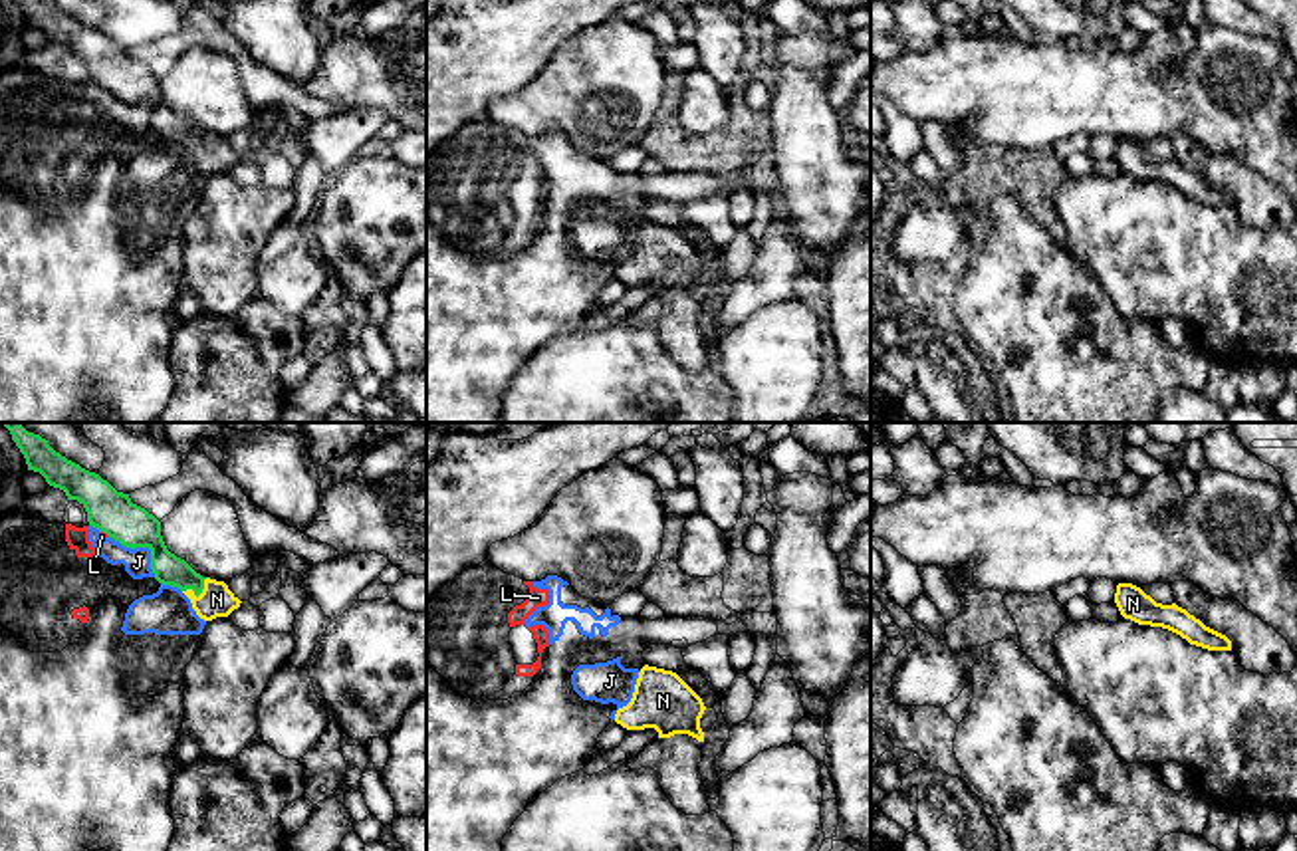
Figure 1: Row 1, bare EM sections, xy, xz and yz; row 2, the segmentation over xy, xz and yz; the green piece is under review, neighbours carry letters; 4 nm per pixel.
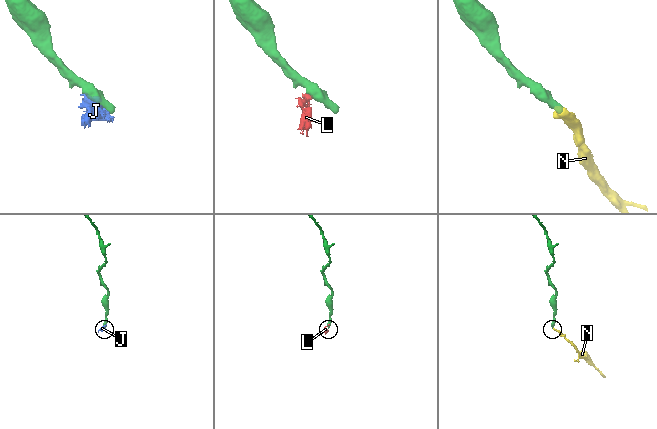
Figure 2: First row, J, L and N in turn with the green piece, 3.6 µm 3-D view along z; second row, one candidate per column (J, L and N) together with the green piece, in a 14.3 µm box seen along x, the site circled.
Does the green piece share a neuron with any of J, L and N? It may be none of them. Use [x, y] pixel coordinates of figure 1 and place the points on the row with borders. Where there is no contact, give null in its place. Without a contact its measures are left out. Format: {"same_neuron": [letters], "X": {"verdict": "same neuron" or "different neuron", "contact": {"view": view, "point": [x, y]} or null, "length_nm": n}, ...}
{"same_neuron": ["N"], "J": {"verdict": "different neuron", "contact": {"view": "xy", "point": [141, 546]}, "length_nm": 260}, "L": {"verdict": "different neuron", "contact": {"view": "xy", "point": [106, 532]}, "length_nm": 40}, "N": {"verdict": "same neuron", "contact": {"view": "xy", "point": [199, 594]}, "length_nm": 120}}

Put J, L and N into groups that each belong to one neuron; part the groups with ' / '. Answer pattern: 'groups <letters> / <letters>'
groups J L / N

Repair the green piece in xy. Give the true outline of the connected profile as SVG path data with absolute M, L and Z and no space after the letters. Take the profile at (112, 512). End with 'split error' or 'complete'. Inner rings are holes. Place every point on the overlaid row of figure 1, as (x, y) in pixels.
M20 423L2 425L24 454L28 470L40 472L50 486L63 490L67 500L77 500L87 512L89 526L125 547L149 547L155 579L163 585L178 587L200 619L228 617L240 607L242 601L224 581L202 577L184 559L167 549L161 522L133 504L129 494L117 492L99 474L67 460L46 438L28 432Z; split error

